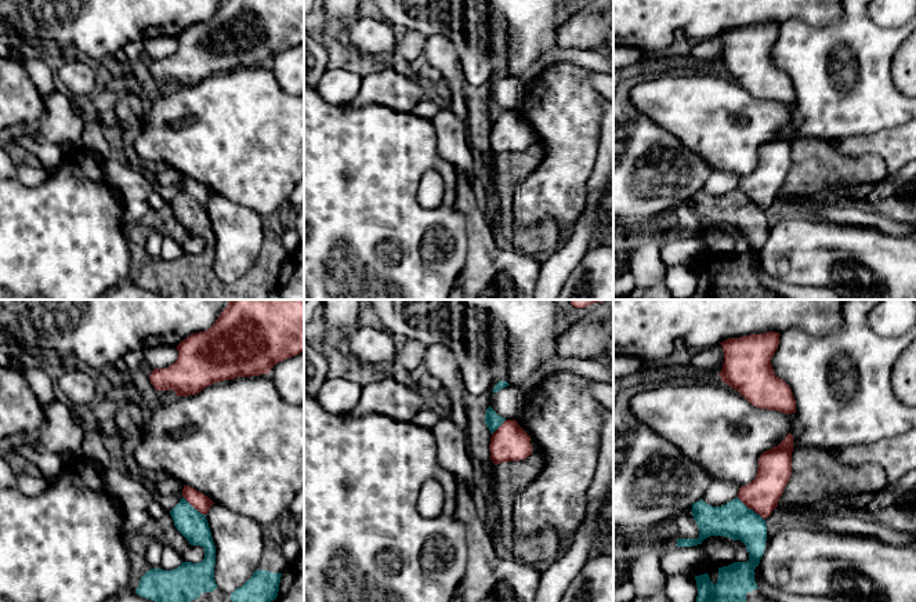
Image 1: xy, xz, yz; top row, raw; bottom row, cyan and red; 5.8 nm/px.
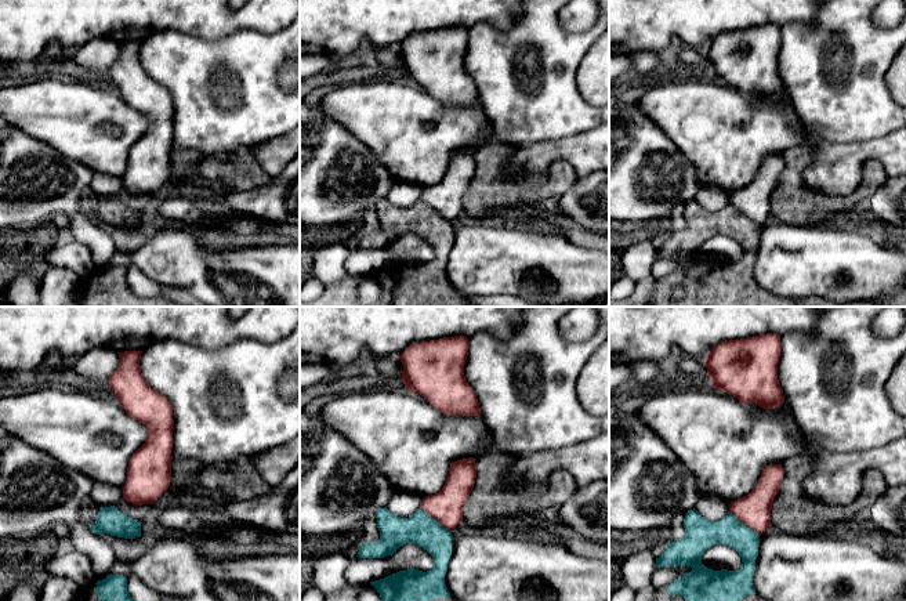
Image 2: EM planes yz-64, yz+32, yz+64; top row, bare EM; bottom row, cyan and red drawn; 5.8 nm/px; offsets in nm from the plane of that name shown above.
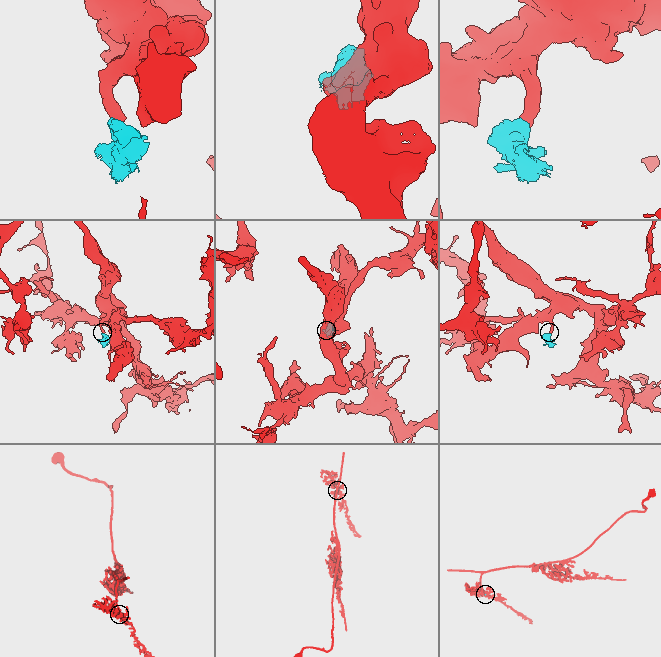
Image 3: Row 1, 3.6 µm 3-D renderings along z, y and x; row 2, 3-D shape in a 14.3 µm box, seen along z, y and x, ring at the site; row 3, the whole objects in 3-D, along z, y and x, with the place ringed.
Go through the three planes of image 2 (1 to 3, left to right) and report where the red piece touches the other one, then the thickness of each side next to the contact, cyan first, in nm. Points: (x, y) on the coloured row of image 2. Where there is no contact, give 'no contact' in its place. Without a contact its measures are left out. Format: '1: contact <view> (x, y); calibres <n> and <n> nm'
1: no contact
2: contact yz+32 (434, 518); calibres 180 and 190 nm
3: contact yz+64 (743, 524); calibres 180 and 190 nm

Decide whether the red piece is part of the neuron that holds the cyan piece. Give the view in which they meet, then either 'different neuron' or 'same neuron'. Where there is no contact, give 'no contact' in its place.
contact in yz; different neuron

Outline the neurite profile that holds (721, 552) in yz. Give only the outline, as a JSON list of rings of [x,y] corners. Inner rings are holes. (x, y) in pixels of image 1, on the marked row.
[[[710,536],[702,541],[702,545],[712,558],[714,567],[723,567],[734,563],[734,541],[725,541],[724,536]]]

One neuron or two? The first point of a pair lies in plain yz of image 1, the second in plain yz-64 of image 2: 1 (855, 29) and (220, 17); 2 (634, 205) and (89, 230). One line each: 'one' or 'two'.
1: two
2: one

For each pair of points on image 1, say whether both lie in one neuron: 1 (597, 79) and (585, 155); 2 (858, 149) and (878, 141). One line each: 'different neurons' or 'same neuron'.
1: different neurons
2: same neuron

